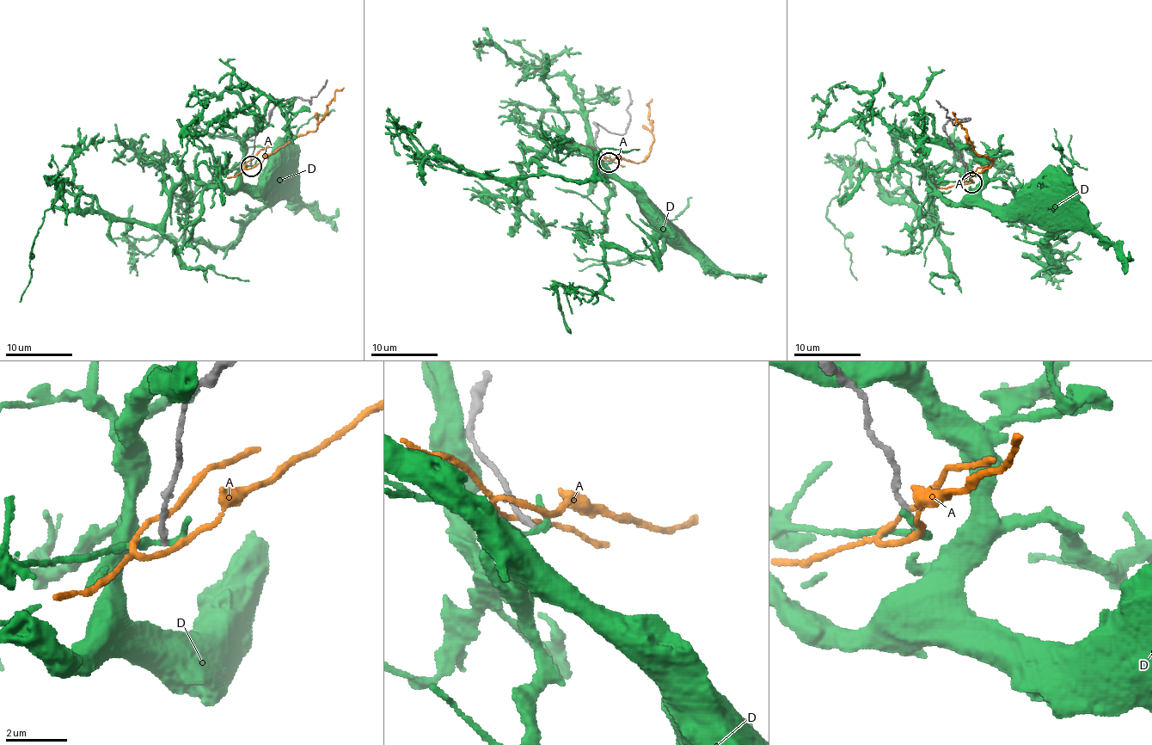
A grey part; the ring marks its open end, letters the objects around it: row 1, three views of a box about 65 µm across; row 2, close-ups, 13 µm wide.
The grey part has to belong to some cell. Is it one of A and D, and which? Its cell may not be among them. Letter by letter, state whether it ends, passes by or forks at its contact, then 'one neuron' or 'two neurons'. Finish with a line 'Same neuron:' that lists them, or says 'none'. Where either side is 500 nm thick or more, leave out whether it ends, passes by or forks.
A: it passes by | two neurons
D: it passes by | two neurons
Same neuron: none

